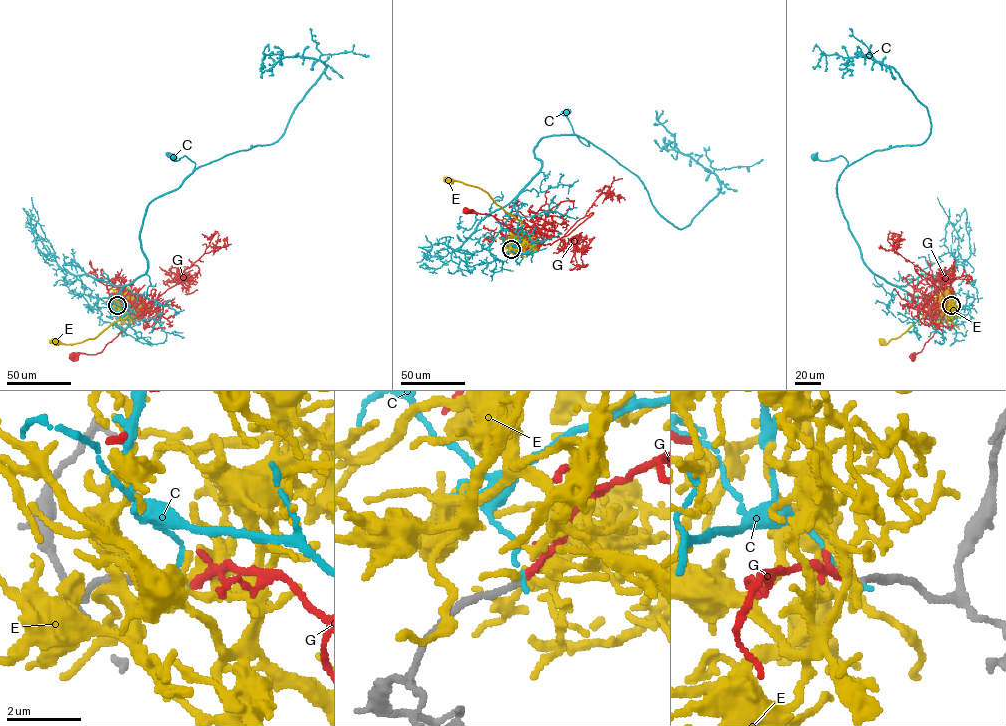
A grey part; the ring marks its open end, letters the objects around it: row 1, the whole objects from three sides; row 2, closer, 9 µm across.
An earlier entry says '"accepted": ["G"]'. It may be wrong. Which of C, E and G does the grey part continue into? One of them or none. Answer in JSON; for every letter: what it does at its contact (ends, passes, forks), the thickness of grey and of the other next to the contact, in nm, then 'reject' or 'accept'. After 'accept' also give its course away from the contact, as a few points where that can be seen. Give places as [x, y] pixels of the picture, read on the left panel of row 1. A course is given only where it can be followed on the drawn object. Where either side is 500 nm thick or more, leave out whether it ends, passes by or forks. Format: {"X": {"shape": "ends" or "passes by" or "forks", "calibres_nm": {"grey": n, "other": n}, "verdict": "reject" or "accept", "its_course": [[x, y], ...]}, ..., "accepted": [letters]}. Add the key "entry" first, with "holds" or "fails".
{"entry": "holds", "C": {"shape": "ends", "calibres_nm": {"grey": 170, "other": 90}, "verdict": "reject"}, "E": {"shape": "passes by", "calibres_nm": {"grey": 170, "other": 190}, "verdict": "reject"}, "G": {"shape": "passes by", "calibres_nm": {"grey": 170, "other": 150}, "verdict": "accept", "its_course": [[117, 305], [124, 307], [124, 311], [121, 307], [127, 308], [133, 323], [101, 352], [76, 352], [72, 357]]}, "accepted": ["G"]}

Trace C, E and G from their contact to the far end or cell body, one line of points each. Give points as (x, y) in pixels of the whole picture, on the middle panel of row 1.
C: (511, 249), (520, 240), (514, 204), (541, 167), (538, 143), (577, 135), (589, 146), (574, 132), (567, 111)
E: (511, 249), (521, 230), (522, 221), (506, 213), (480, 189), (450, 180)
G: (511, 249), (519, 240), (516, 230), (524, 234), (524, 241), (527, 237), (515, 234), (491, 215), (466, 210)

